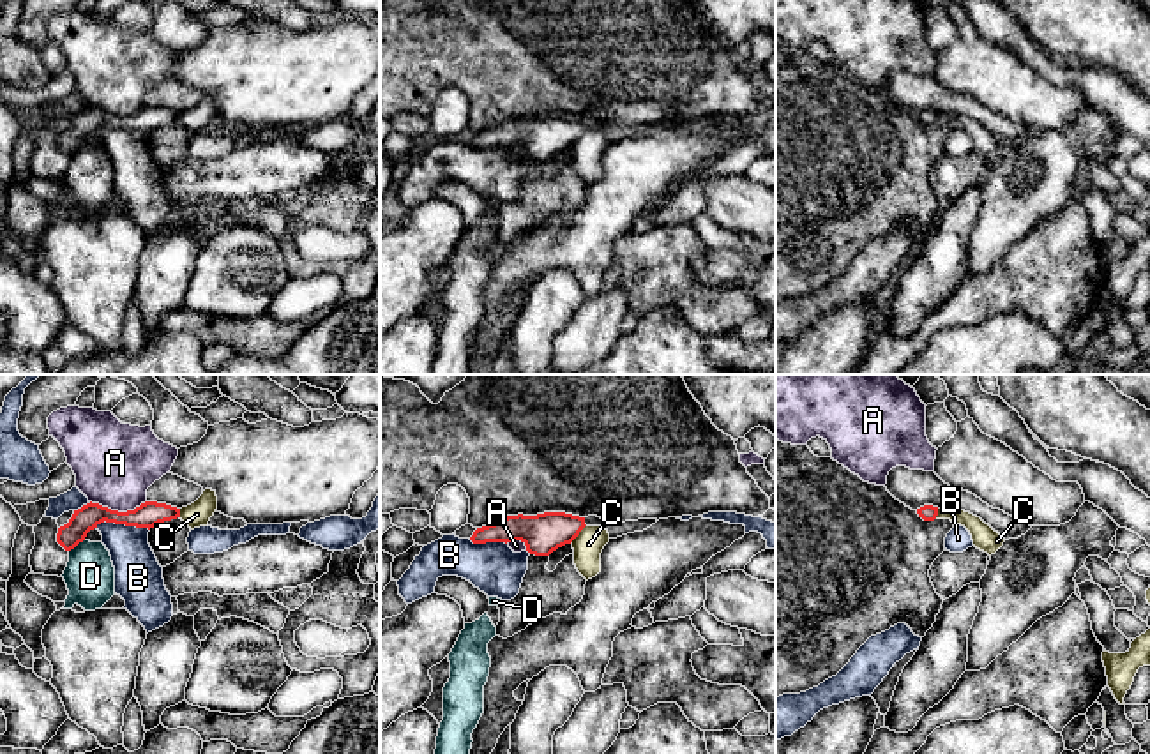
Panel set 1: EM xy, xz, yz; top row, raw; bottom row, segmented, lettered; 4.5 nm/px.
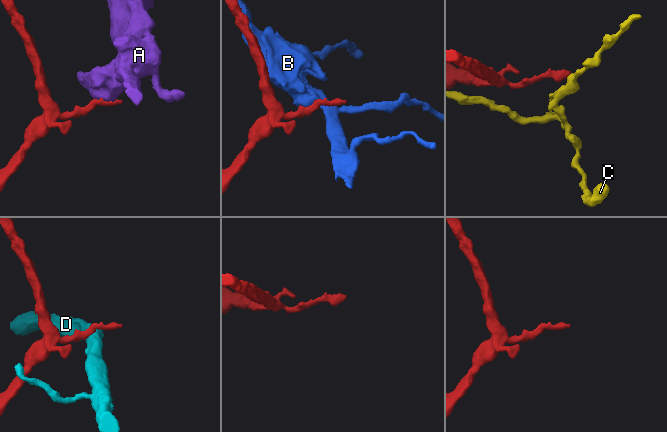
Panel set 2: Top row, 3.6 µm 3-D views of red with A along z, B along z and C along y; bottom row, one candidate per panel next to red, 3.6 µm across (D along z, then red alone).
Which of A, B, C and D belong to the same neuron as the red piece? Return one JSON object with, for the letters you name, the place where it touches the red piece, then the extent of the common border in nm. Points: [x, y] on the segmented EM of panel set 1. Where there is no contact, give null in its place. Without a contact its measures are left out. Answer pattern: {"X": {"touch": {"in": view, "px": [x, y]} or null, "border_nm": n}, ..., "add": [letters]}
{"B": {"touch": {"in": "xy", "px": [122, 523]}, "border_nm": 240}, "add": ["B"]}

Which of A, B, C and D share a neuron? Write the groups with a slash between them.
A / B / C / D

